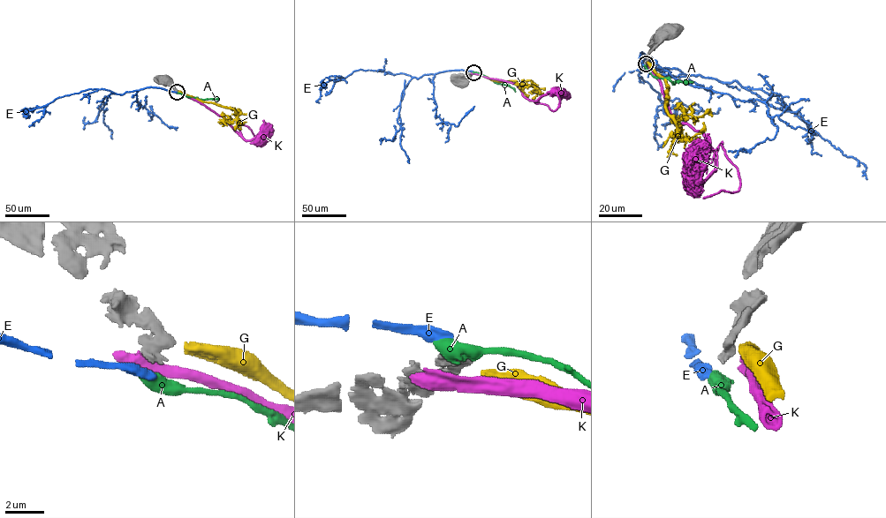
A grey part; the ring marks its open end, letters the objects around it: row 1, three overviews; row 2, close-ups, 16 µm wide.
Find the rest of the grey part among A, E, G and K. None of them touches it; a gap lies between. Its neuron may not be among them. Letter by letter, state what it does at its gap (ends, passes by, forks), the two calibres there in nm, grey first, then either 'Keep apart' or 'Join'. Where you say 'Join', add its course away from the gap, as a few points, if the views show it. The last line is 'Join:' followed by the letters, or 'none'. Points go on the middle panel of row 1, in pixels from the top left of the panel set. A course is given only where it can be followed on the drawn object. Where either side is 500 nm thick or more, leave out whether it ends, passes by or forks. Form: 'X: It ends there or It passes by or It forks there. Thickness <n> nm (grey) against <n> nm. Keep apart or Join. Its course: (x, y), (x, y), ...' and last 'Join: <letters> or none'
A: Thickness 360 nm (grey) against 600 nm. Keep apart
E: It ends there. Thickness 360 nm (grey) against 400 nm. Keep apart
G: Thickness 360 nm (grey) against 550 nm. Keep apart
K: Thickness 360 nm (grey) against 550 nm. Keep apart
Join: none

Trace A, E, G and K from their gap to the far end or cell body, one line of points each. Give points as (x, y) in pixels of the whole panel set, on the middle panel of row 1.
A: (473, 72), (510, 86), (515, 92)
E: (473, 71), (445, 71), (417, 78), (402, 73), (359, 70), (326, 82), (320, 88), (316, 101), (319, 102)
G: (474, 73), (498, 81), (531, 80), (534, 85), (523, 89), (526, 96)
K: (473, 73), (514, 83), (523, 95), (547, 104), (552, 111), (558, 107), (557, 95)

